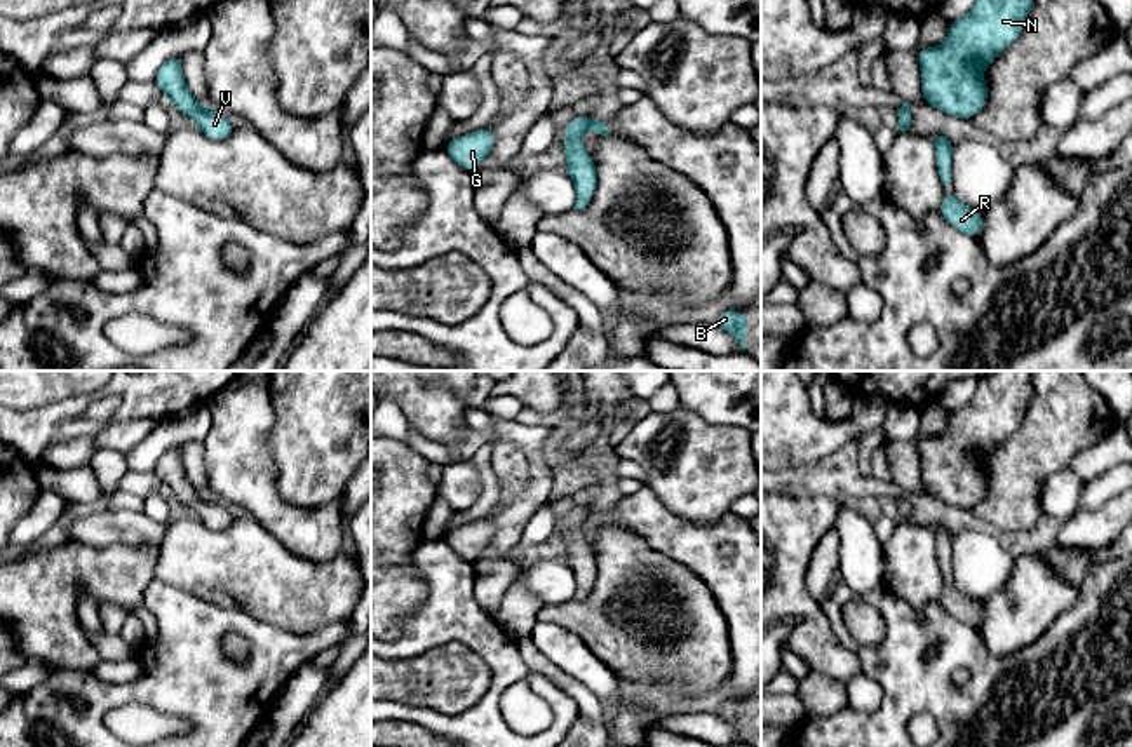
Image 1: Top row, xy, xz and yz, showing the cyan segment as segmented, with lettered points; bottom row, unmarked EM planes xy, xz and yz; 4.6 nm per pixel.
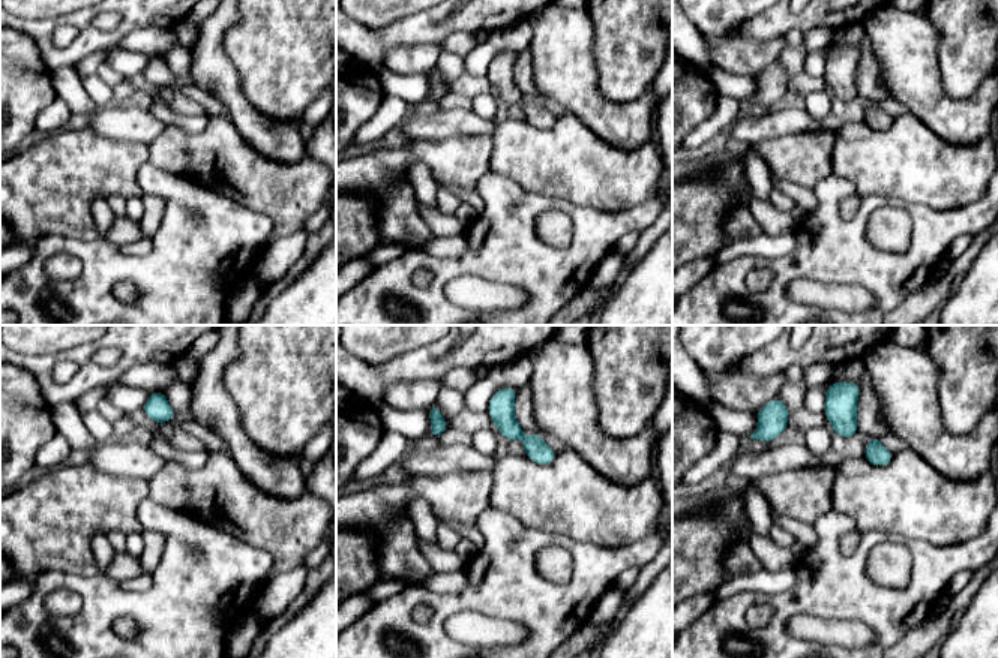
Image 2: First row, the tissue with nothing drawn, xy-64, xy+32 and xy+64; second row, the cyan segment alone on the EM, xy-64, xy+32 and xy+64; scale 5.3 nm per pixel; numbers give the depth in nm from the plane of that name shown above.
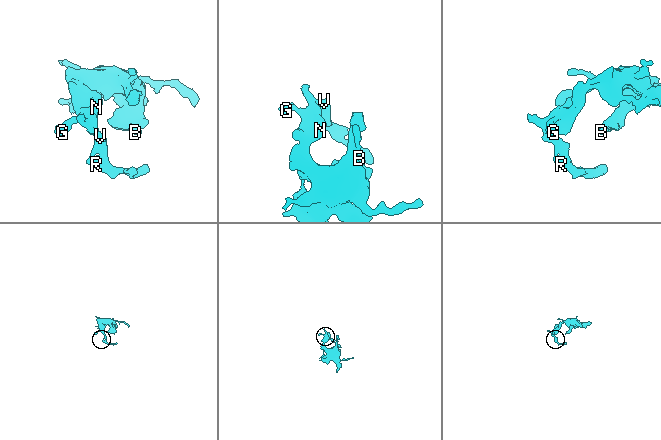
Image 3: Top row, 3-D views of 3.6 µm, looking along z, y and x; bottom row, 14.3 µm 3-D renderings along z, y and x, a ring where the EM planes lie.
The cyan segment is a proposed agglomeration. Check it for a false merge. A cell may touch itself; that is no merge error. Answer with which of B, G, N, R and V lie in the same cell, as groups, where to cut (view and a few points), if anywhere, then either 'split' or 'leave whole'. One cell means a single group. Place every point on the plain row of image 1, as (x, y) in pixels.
groups B G N R V; cut none; leave whole

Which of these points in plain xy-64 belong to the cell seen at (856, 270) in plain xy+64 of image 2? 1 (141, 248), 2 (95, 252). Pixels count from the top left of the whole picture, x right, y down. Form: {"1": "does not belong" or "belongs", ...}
{"1": "does not belong", "2": "belongs"}

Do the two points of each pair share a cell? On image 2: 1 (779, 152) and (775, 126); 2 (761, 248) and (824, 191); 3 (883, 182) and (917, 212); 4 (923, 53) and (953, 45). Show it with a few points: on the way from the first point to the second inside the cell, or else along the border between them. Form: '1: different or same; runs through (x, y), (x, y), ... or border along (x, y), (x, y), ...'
1: different; border along (812, 131), (775, 137), (749, 146)
2: different; border along (794, 234), (796, 245), (791, 252), (764, 257)
3: different; border along (871, 194), (922, 203), (940, 210)
4: different; border along (926, 17), (938, 33), (937, 66), (943, 84)

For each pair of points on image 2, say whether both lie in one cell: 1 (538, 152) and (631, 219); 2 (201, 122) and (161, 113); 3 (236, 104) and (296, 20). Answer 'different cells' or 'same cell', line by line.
1: different cells
2: same cell
3: different cells

